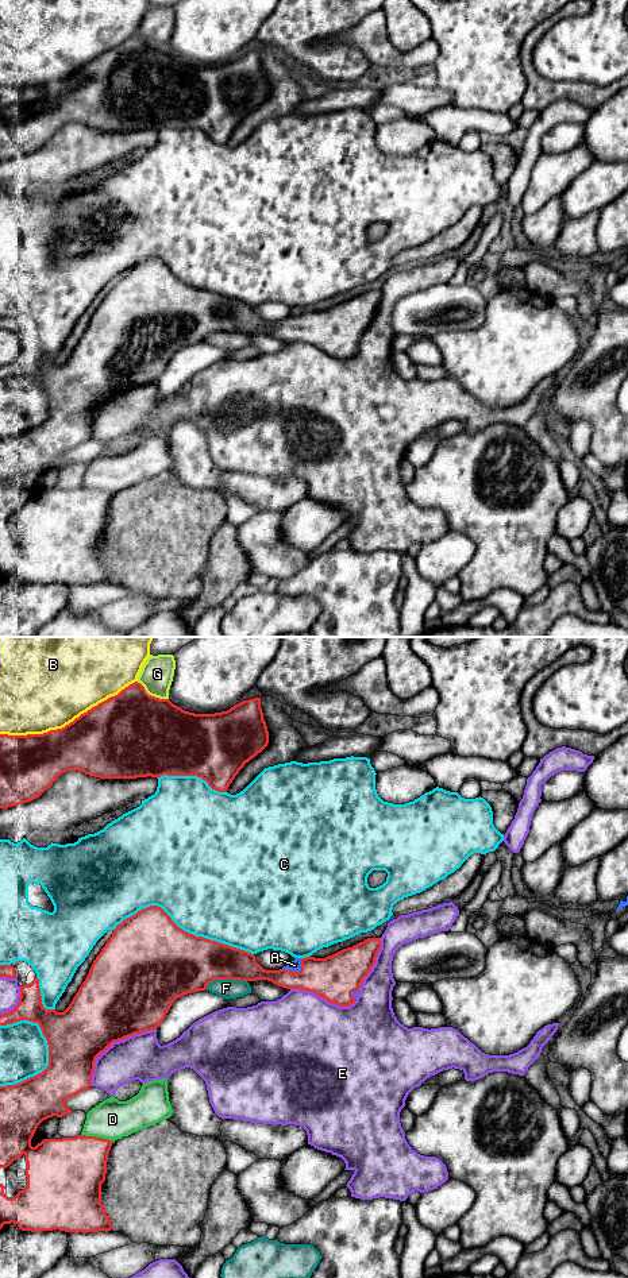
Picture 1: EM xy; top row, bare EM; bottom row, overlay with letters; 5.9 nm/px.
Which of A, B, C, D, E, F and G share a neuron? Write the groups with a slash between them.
A / B / C / D / E / F / G

